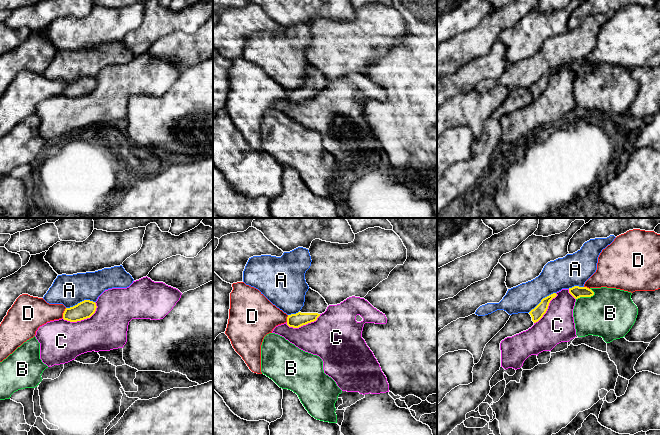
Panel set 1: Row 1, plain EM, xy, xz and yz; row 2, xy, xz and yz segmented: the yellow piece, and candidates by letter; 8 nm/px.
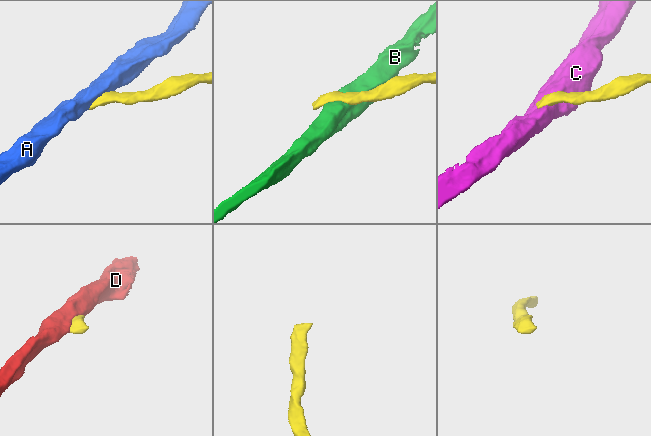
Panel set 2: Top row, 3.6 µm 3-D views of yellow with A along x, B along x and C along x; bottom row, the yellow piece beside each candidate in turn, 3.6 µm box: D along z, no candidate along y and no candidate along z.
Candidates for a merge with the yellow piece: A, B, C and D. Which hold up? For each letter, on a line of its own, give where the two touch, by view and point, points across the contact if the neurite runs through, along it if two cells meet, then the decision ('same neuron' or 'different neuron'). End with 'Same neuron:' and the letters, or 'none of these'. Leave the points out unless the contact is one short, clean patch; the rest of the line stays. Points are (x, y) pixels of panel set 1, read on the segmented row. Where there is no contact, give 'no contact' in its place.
A: meets yellow in xy at (80, 302); different neuron
B: meets yellow in yz at (585, 296); different neuron
C: meets yellow in xy at (82, 319); different neuron
D: meets yellow in xy at (63, 313); different neuron
Same neuron: none of these

